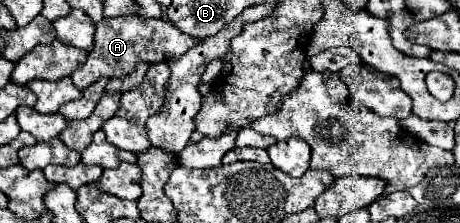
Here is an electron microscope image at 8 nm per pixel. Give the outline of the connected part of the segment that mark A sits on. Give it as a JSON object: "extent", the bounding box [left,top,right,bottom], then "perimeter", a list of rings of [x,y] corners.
{"extent":[73,16,197,90],"perimeter":[[[119,16],[119,18],[103,18],[97,24],[95,32],[95,46],[87,54],[85,64],[81,64],[73,74],[73,84],[83,90],[91,86],[99,78],[113,78],[127,74],[135,62],[167,62],[169,58],[177,58],[185,54],[189,48],[193,48],[197,42],[195,38],[187,38],[179,28],[175,28],[171,22],[165,20],[147,20],[147,18],[133,18],[133,16]]]}

